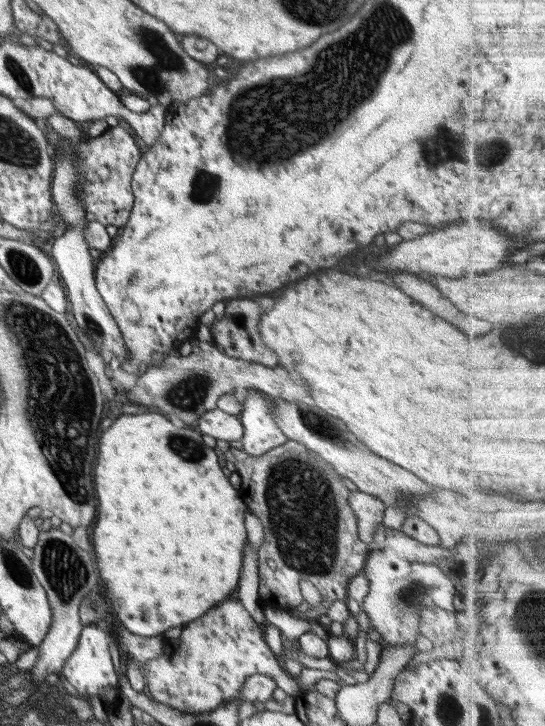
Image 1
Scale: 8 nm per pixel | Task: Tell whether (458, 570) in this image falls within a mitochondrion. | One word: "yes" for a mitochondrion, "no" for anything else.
no

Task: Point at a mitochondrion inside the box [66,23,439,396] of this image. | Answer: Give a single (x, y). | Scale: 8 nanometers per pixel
(205, 182)

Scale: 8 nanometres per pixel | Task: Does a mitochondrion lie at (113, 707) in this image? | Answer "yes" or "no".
no

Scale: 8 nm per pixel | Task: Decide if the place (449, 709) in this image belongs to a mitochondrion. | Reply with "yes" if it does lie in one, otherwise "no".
yes

